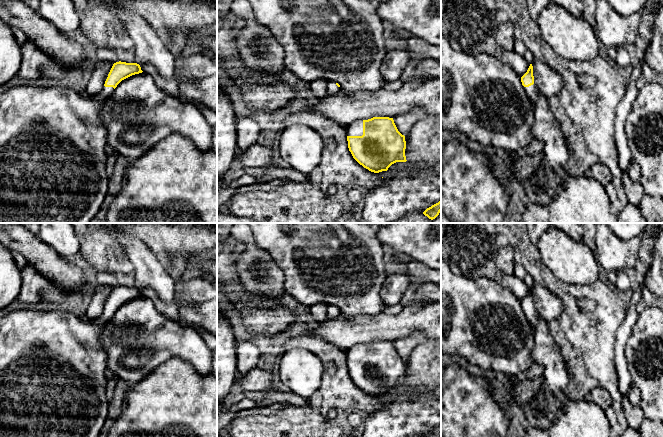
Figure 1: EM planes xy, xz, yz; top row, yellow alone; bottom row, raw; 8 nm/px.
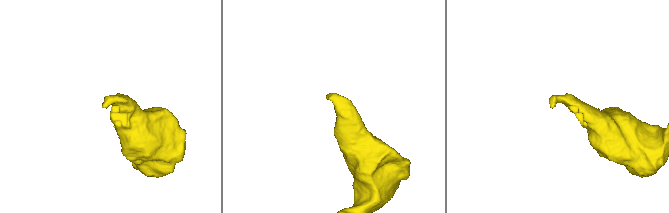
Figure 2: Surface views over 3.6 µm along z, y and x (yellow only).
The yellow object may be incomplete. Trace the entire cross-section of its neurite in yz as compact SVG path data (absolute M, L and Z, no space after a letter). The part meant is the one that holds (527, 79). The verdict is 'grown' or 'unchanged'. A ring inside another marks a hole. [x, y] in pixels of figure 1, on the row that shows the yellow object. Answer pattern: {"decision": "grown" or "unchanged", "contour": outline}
{"decision": "grown", "contour": "M533 66L521 77L522 85L528 97L535 105L534 123L531 127L533 142L542 142L543 159L541 164L552 172L559 172L565 166L569 153L559 122L552 113L547 98L534 84Z"}

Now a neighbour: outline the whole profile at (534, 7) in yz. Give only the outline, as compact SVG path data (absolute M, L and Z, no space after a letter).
M526 0L527 2L527 11L530 16L537 21L538 15L542 9L548 5L549 0Z

